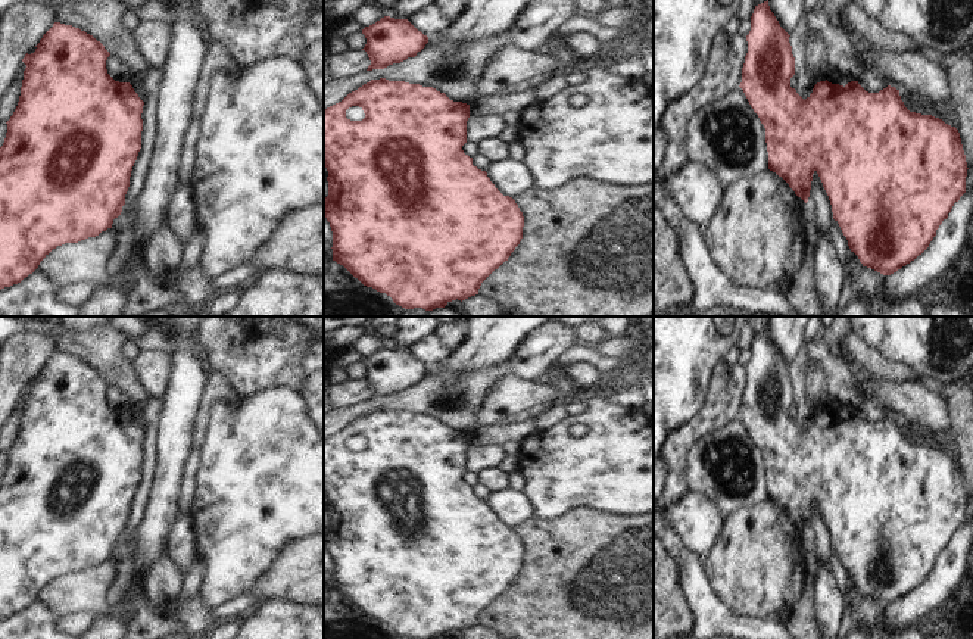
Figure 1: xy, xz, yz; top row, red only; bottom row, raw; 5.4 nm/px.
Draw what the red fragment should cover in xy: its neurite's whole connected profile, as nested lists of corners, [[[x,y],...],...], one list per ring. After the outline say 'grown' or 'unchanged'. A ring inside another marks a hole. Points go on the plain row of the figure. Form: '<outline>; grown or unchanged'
[[[54,352],[35,377],[34,383],[26,383],[22,389],[26,398],[24,400],[21,426],[13,445],[6,452],[7,462],[0,477],[0,620],[18,614],[32,604],[40,592],[57,576],[78,573],[112,558],[113,549],[121,545],[122,536],[125,534],[131,501],[141,479],[141,443],[144,431],[130,412],[115,411],[107,403],[106,390],[110,383],[100,371],[79,358]]]; unchanged

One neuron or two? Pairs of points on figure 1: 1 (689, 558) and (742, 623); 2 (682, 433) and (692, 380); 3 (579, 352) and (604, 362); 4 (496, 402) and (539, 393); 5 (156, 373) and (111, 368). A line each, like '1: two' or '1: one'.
1: one
2: two
3: one
4: one
5: two

